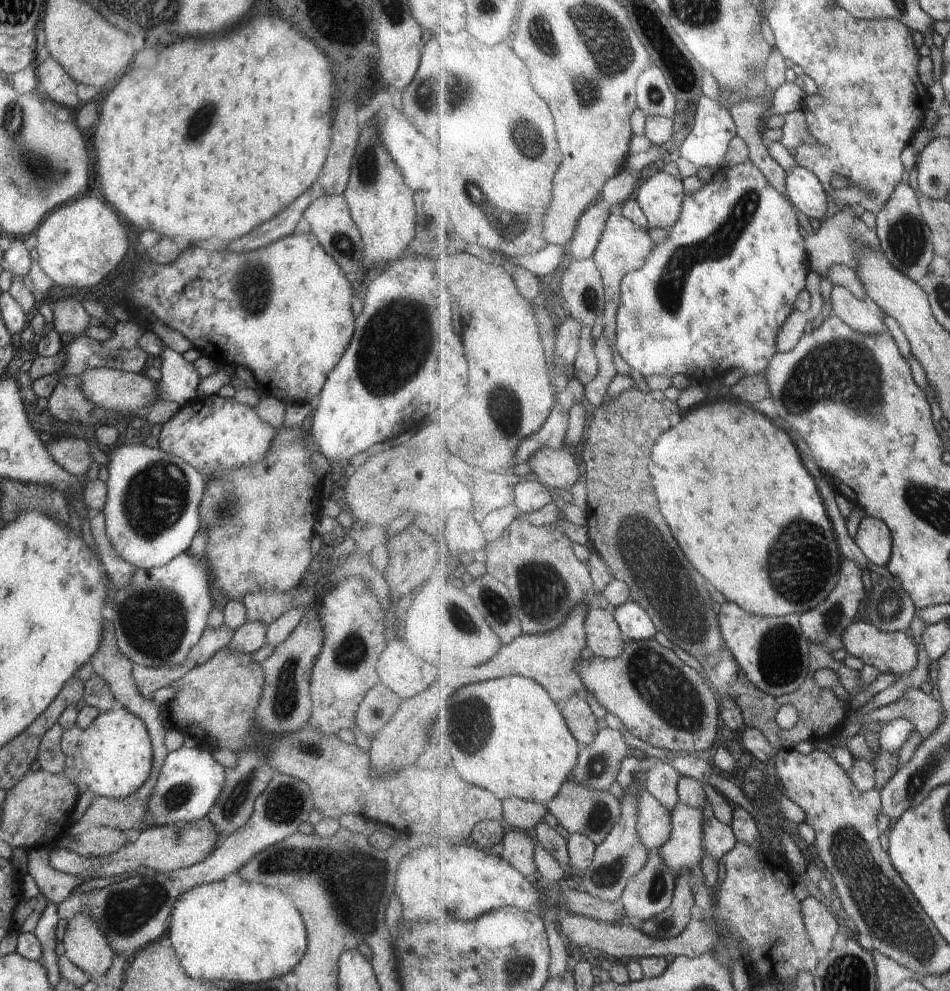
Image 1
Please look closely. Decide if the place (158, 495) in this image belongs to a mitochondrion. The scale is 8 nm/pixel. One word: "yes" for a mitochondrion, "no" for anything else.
yes

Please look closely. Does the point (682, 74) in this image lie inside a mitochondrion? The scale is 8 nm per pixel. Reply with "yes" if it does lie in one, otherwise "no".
yes

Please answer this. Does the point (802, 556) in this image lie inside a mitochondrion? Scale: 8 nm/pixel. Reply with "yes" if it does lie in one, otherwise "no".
yes

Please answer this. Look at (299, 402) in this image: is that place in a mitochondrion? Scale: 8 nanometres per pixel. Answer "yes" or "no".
no

